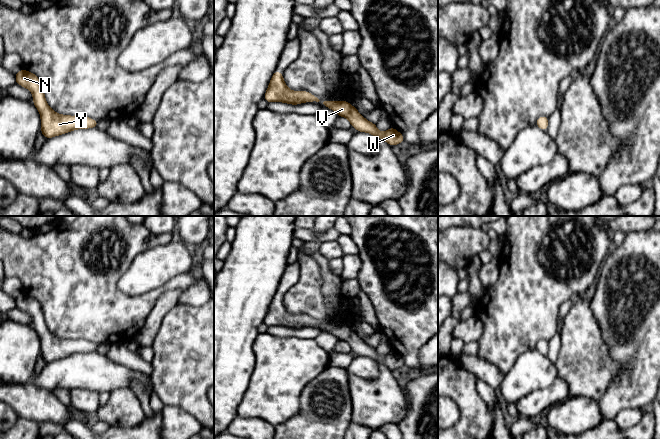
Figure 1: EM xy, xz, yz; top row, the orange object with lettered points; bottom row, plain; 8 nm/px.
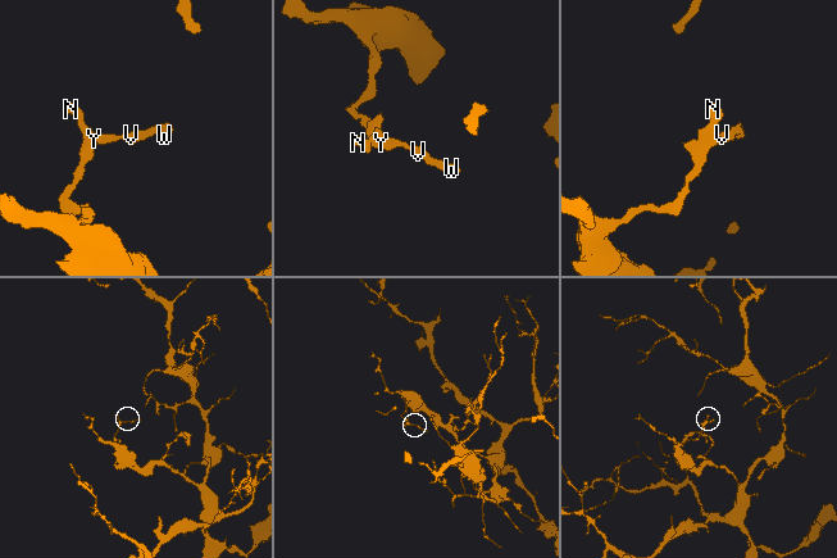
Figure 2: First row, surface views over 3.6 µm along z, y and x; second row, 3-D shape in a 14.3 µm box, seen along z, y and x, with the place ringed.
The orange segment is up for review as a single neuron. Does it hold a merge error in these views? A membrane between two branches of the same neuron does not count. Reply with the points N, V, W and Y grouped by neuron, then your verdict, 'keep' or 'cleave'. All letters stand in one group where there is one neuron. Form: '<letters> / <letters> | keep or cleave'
N V W Y | keep

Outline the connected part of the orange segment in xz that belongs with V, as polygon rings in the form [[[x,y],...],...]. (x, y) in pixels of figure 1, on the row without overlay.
[[[275,295],[268,309],[264,323],[268,327],[284,326],[292,329],[301,328],[304,326],[319,326],[327,332],[334,334],[340,341],[346,341],[351,350],[359,356],[366,356],[374,359],[378,363],[384,363],[389,369],[395,370],[405,365],[404,360],[399,357],[394,351],[380,357],[375,347],[371,347],[362,341],[358,334],[347,325],[325,325],[319,324],[316,320],[307,315],[292,315],[284,304],[283,297]]]

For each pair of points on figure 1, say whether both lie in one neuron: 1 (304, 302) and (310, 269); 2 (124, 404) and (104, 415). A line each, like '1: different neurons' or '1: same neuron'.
1: same neuron
2: same neuron

